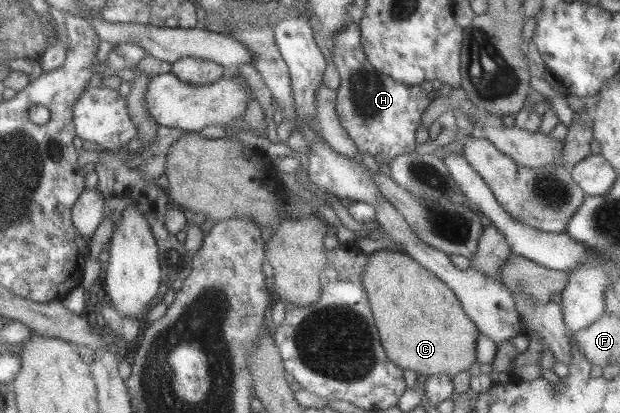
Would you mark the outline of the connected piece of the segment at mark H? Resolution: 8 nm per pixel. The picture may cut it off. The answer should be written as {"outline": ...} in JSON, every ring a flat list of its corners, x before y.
{"outline":[[346,21,345,25,331,36,331,58,339,74,339,86,335,90,335,113,340,126,346,131,356,148,356,157,361,159,363,154,374,157,378,165,390,163,398,155,420,149,414,142,414,134,419,126,420,114,430,104,432,97,422,90,420,85,404,85,392,80,382,71,376,70,366,60,363,46,360,42,359,26,353,21]]}

